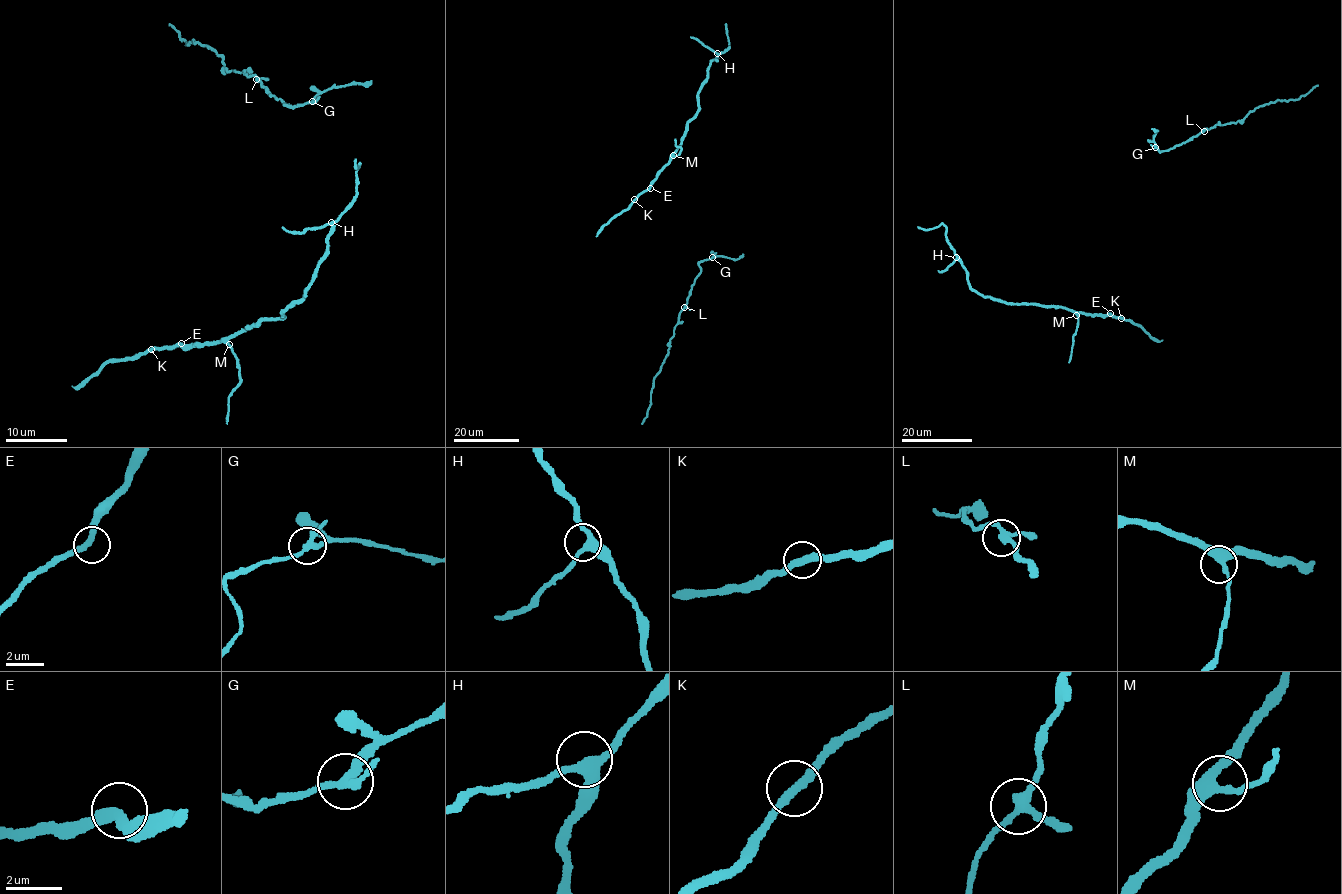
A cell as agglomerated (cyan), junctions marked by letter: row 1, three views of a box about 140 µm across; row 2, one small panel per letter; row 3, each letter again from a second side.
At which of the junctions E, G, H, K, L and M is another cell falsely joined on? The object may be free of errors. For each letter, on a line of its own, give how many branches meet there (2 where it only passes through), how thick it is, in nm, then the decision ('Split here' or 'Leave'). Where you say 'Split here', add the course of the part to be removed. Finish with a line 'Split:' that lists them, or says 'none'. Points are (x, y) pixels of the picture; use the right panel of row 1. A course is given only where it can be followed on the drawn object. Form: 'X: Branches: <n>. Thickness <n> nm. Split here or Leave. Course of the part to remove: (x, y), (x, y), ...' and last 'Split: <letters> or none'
E: Branches: 2. Thickness 360 nm. Leave
G: Branches: 3. Thickness 280 nm. Leave
H: Branches: 3. Thickness 320 nm. Leave
K: Branches: 2. Thickness 360 nm. Leave
L: Branches: 3. Thickness 280 nm. Leave
M: Branches: 3. Thickness 320 nm. Leave
Split: none

